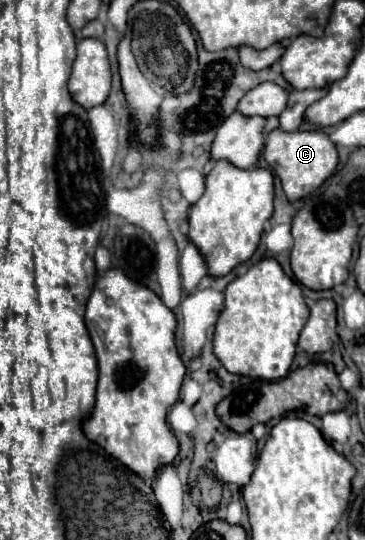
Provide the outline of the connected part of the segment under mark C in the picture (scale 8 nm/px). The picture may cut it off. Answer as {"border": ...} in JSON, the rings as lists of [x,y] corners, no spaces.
{"border":[[[273,129],[267,135],[267,141],[265,141],[265,161],[279,175],[287,199],[295,201],[295,199],[301,199],[301,197],[309,195],[329,175],[335,173],[339,155],[337,155],[335,143],[323,131],[311,129],[311,131],[293,131],[293,133],[287,133],[287,131],[281,131],[281,129]]]}

